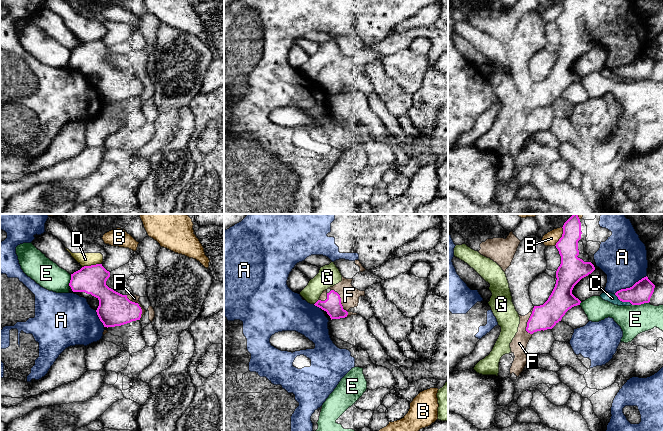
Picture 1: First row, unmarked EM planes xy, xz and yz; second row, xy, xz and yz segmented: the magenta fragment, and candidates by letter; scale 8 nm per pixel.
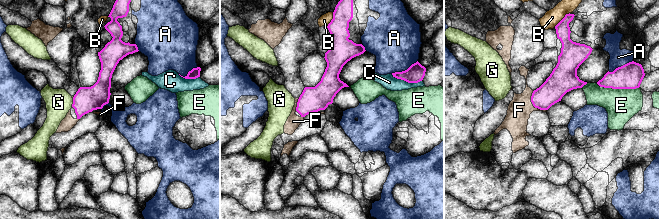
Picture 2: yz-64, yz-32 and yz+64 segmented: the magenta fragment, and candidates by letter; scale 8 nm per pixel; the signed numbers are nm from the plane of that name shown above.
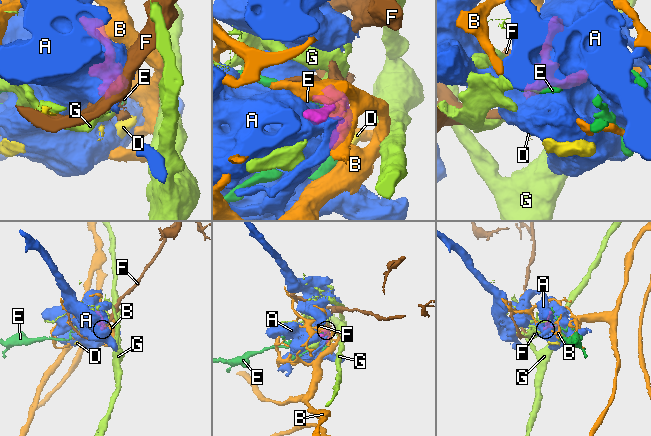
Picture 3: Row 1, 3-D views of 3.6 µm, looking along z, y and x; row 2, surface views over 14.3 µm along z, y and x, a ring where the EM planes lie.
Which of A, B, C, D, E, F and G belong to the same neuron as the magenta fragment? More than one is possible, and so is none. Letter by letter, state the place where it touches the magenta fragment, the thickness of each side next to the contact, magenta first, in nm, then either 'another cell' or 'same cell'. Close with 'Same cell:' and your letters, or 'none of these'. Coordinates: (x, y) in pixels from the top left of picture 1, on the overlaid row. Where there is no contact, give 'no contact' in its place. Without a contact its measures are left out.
A: yz (630, 287) | 170/380 nm | another cell
B: yz (562, 236) | 170/110 nm | another cell
C: yz (623, 301) | 170/80 nm | another cell
D: xy (91, 265) | 220/110 nm | another cell
E: yz (640, 304) | 170/240 nm | another cell
F: xz (340, 302) | 150/150 nm | same cell
G: xz (316, 302) | 150/180 nm | another cell
Same cell: F

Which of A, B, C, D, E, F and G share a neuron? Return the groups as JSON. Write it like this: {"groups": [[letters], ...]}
{"groups": [["A"], ["B"], ["C"], ["D"], ["E"], ["F"], ["G"]]}

